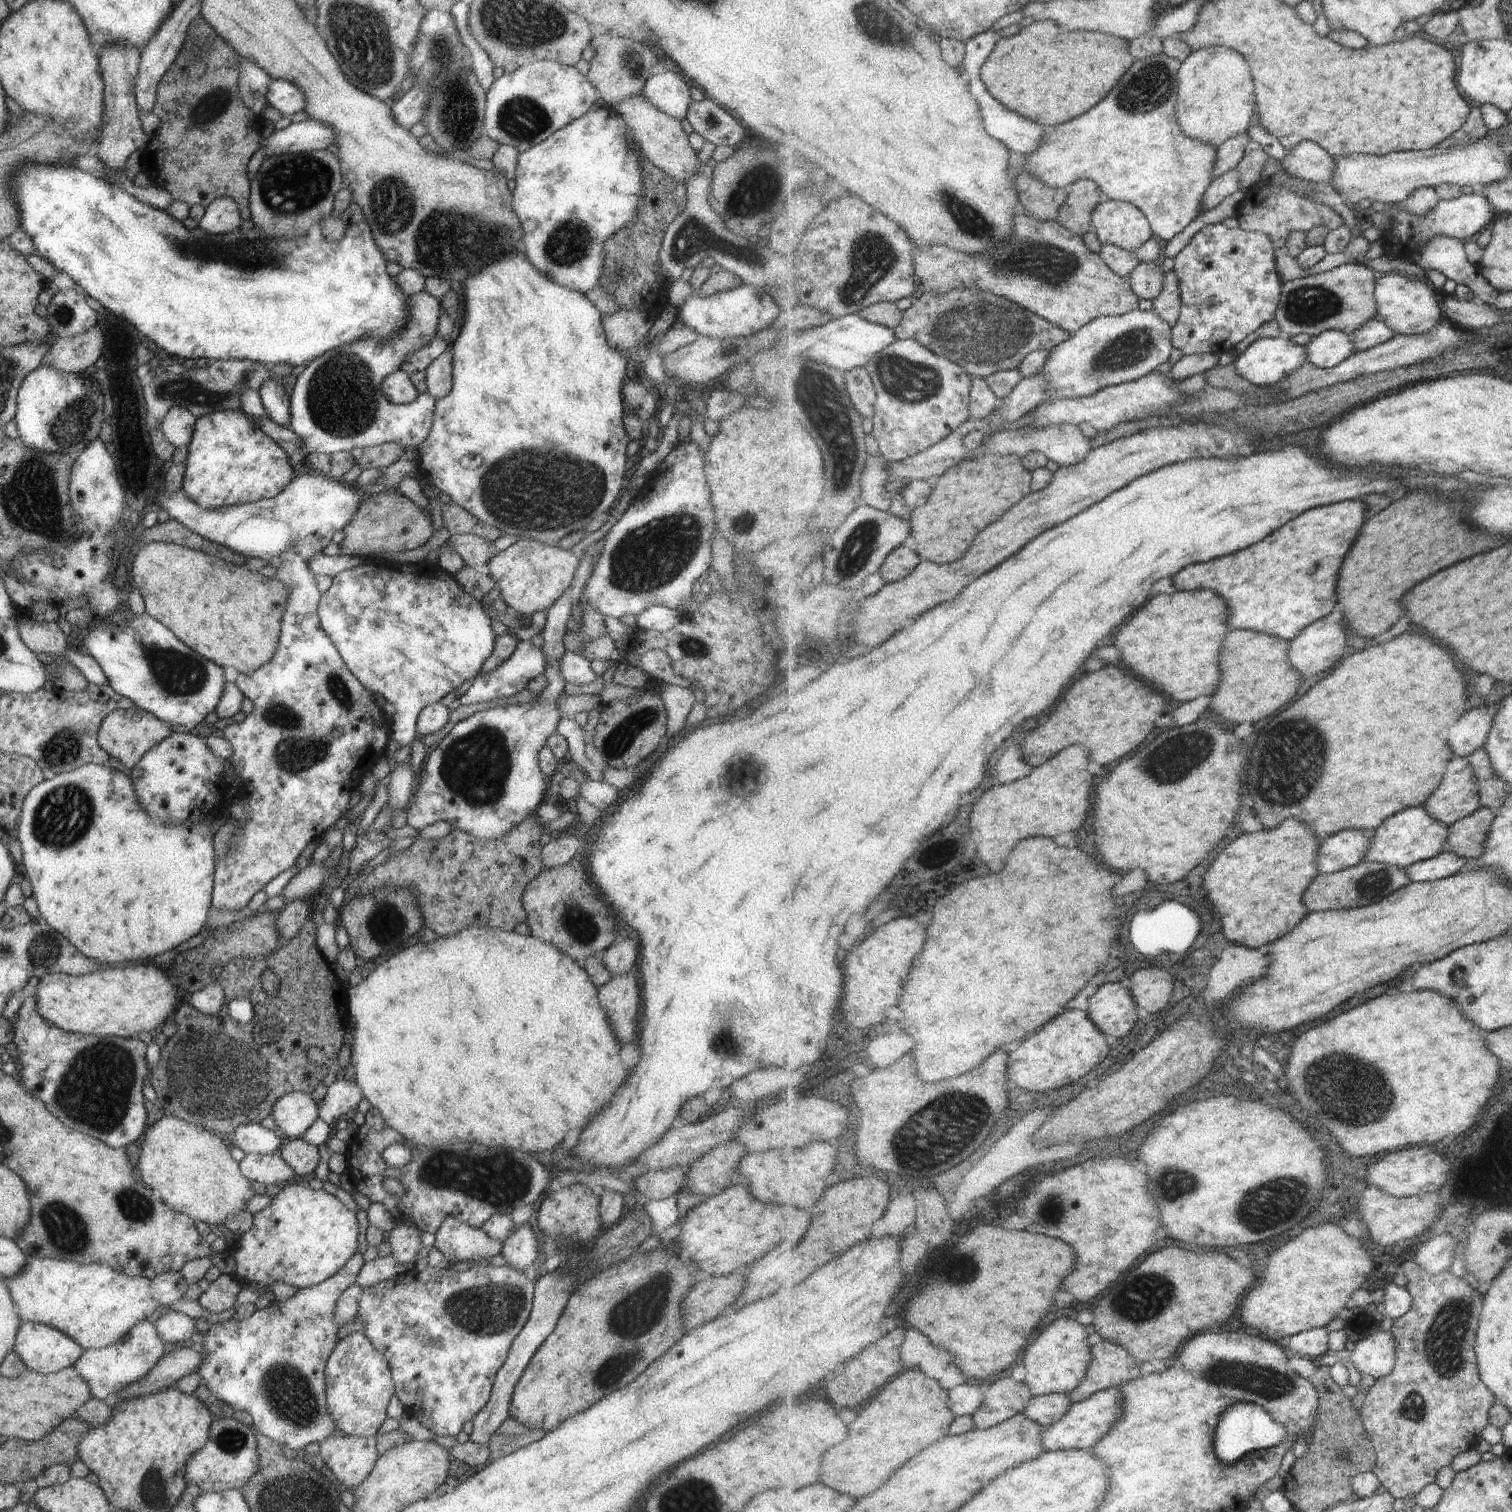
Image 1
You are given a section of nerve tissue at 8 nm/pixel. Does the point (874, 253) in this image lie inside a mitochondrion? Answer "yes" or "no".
yes

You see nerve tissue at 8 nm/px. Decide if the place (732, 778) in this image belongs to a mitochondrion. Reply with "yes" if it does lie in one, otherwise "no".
yes

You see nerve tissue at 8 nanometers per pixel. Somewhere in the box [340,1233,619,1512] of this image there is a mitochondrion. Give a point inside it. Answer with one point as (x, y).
(480, 1311)

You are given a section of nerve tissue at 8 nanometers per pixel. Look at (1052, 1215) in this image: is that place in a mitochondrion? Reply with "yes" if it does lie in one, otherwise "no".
yes

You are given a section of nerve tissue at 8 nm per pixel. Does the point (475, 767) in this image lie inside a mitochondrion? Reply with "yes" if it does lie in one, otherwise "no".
yes

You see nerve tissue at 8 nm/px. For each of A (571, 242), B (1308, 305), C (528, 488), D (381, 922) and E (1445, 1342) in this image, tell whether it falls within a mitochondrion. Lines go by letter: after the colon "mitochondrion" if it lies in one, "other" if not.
A: mitochondrion
B: mitochondrion
C: mitochondrion
D: mitochondrion
E: mitochondrion

